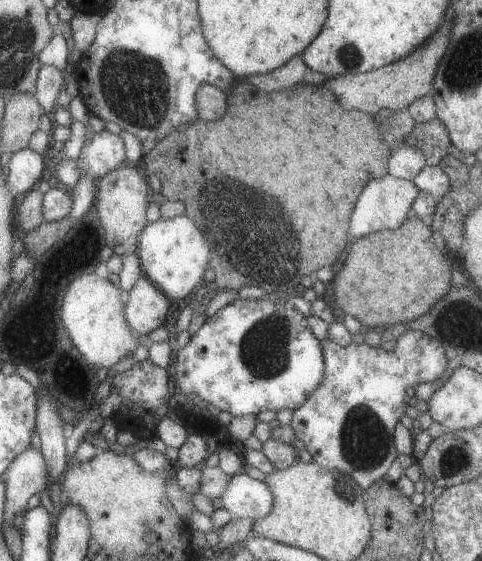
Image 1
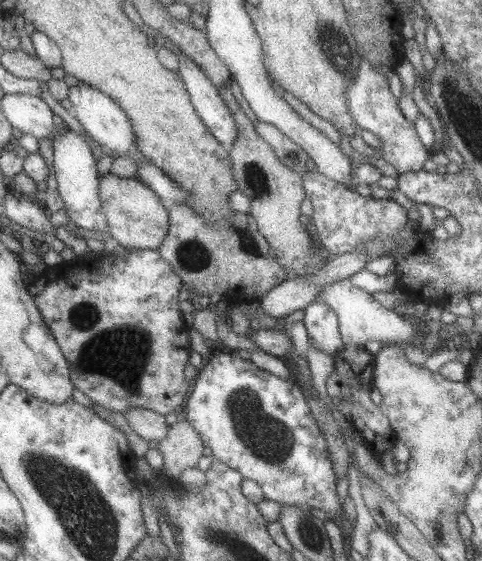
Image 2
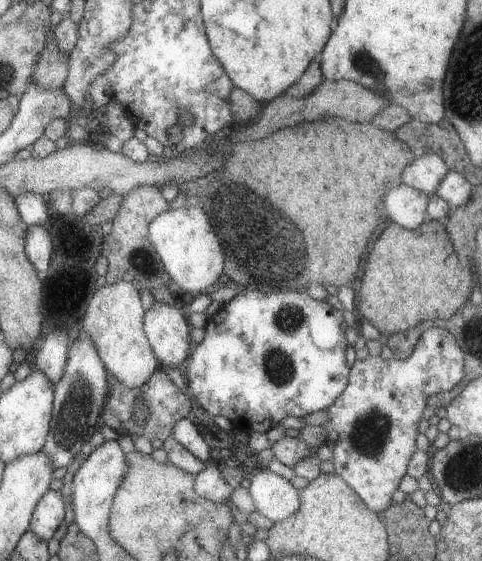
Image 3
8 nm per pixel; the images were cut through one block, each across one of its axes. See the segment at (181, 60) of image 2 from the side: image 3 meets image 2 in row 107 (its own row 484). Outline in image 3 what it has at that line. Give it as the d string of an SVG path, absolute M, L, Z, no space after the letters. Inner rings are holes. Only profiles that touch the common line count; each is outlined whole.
M217 461L206 464L206 468L194 475L193 489L200 498L225 504L233 491L220 476Z

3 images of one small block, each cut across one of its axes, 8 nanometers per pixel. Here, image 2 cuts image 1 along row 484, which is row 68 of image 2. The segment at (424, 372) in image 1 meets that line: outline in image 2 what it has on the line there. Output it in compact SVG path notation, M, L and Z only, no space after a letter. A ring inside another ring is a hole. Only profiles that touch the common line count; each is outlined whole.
M360 57L355 78L347 89L347 112L353 117L353 122L361 129L375 134L381 141L381 148L376 149L377 161L387 162L395 168L398 174L420 171L430 153L416 135L414 126L401 114L398 104L389 91L386 77L375 72L367 63L367 58Z

